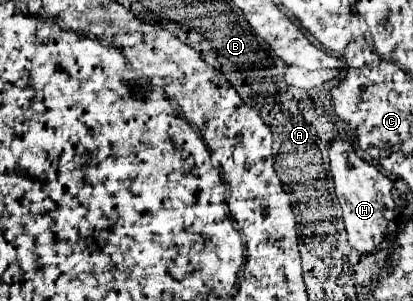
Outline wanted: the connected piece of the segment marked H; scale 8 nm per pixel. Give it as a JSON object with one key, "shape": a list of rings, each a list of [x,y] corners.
{"shape":[[[335,138],[329,148],[331,160],[331,176],[335,180],[335,194],[343,208],[343,222],[347,230],[347,240],[351,248],[359,252],[359,256],[369,256],[379,250],[379,244],[387,236],[387,226],[395,218],[395,202],[391,196],[393,182],[385,174],[381,174],[375,166],[361,160],[351,142]]]}

